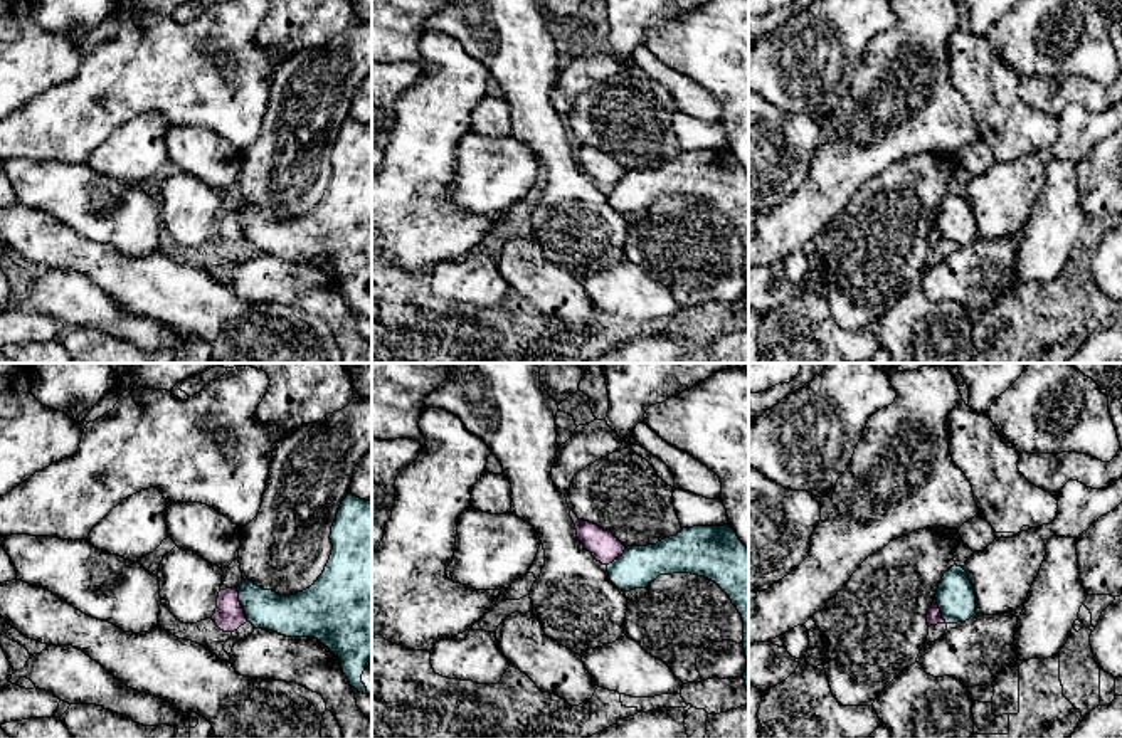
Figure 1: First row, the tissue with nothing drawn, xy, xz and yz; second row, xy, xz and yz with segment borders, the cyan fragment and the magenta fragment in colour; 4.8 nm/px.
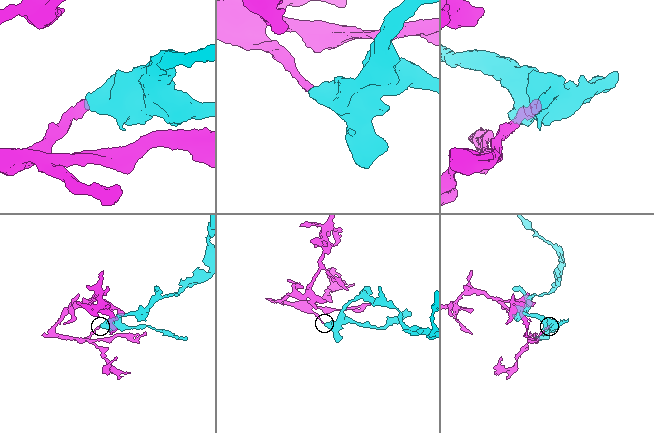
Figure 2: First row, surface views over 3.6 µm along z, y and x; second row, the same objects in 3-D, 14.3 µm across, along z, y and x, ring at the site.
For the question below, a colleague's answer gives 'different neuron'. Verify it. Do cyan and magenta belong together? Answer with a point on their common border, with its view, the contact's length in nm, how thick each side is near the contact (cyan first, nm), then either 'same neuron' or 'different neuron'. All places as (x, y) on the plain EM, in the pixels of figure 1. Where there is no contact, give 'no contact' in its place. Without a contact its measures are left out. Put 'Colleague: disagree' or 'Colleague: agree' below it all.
meets cyan in xy at (241, 227); contact 180 nm long; 200 nm thick on the cyan side, 150 nm on the other; different neuron
Colleague: agree

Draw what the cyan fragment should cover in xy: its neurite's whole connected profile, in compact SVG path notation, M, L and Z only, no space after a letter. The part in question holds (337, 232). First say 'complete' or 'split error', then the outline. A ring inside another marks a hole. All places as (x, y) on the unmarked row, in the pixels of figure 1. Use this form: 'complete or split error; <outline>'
split error; M348 118L340 128L330 163L330 183L310 212L281 220L242 202L239 225L256 252L318 262L340 282L352 314L372 319L372 124Z

